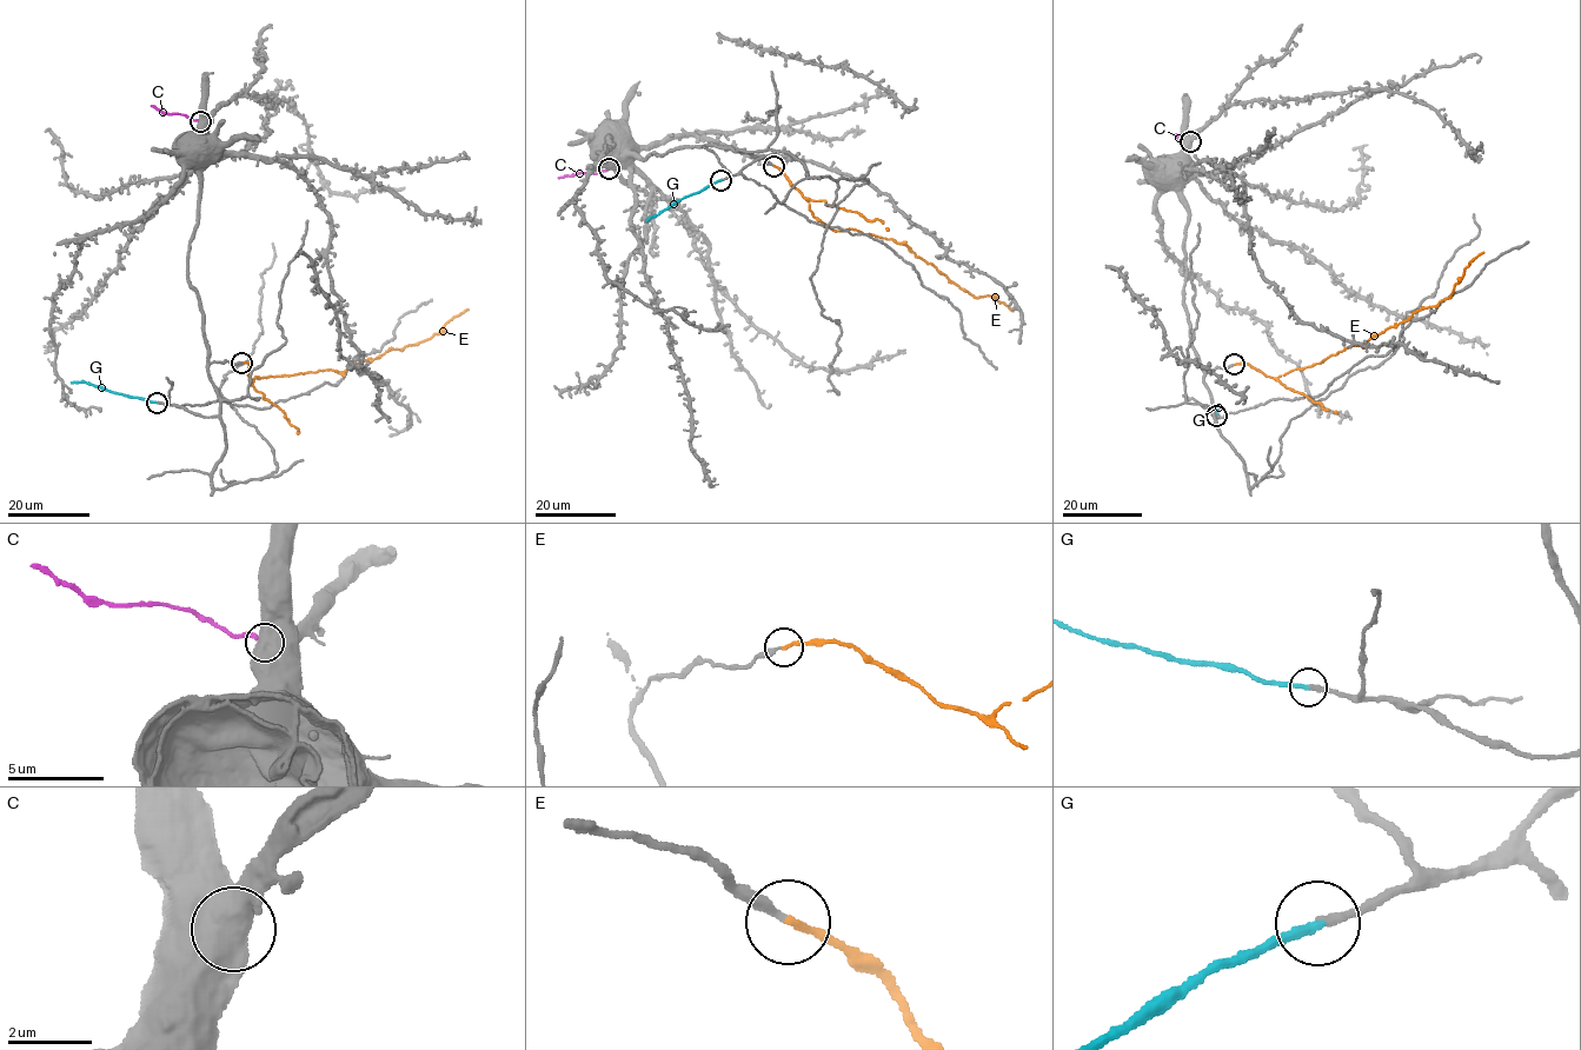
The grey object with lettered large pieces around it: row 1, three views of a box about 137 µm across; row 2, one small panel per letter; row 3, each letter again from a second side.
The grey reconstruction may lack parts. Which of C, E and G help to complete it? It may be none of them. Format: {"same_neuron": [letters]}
{"same_neuron": ["E", "G"]}

